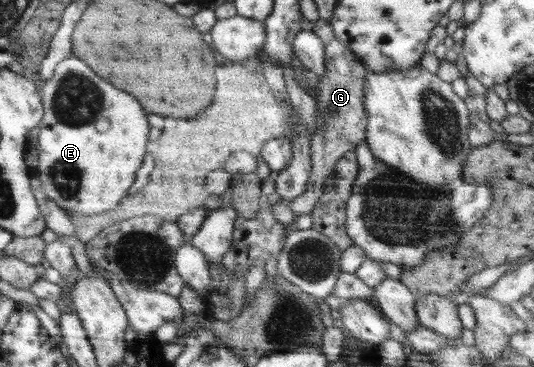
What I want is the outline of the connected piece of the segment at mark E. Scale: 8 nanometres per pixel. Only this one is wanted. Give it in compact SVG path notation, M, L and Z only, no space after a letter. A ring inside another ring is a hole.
M69 56L54 68L53 76L40 90L44 115L39 122L39 166L35 173L41 180L43 192L64 211L74 214L99 214L113 210L121 198L126 197L129 186L147 153L149 120L143 106L135 96L119 90L99 78L83 60Z

